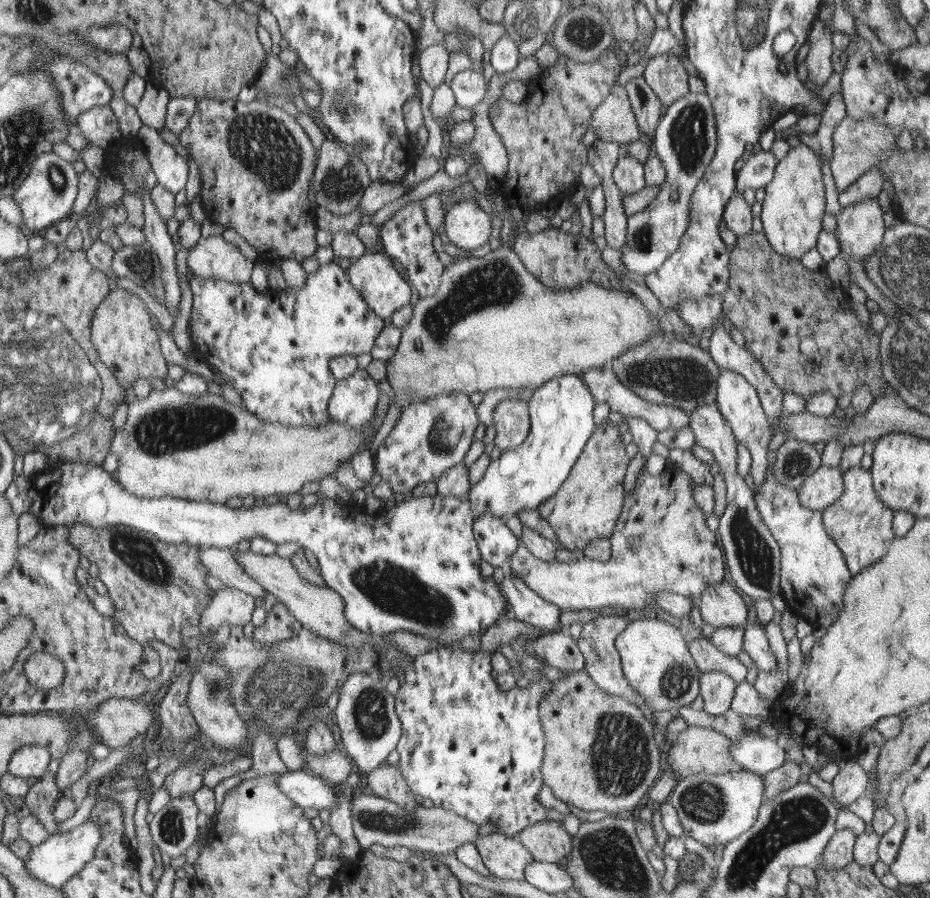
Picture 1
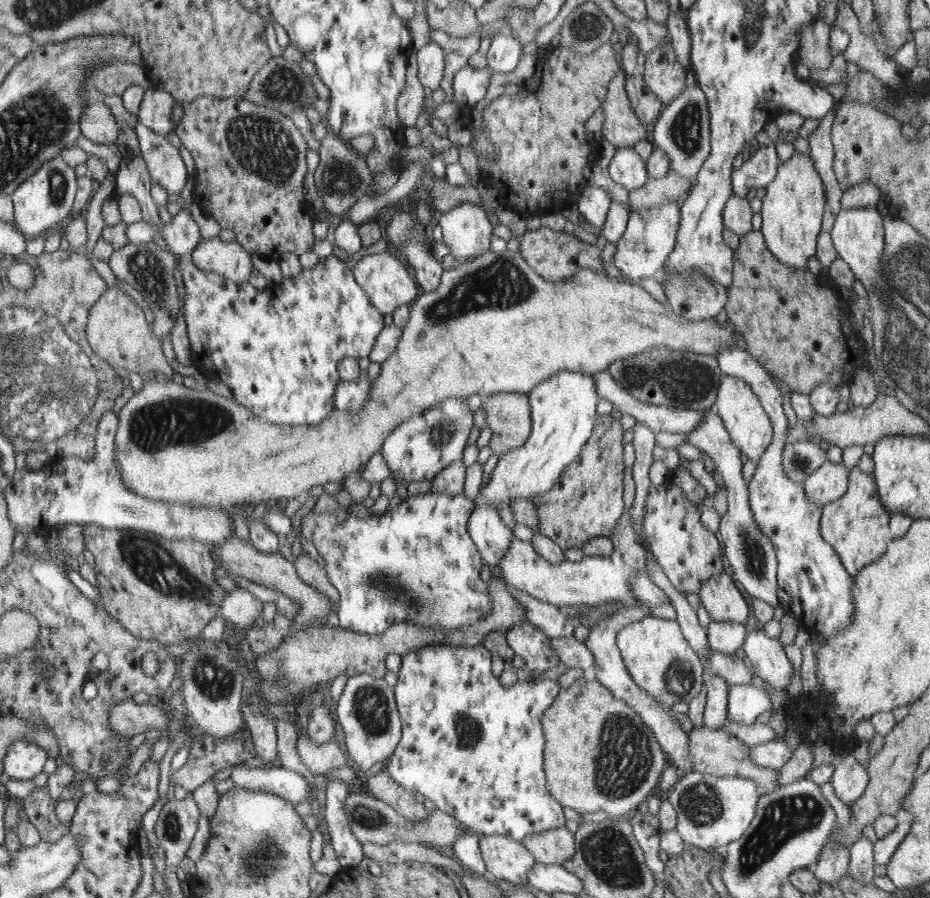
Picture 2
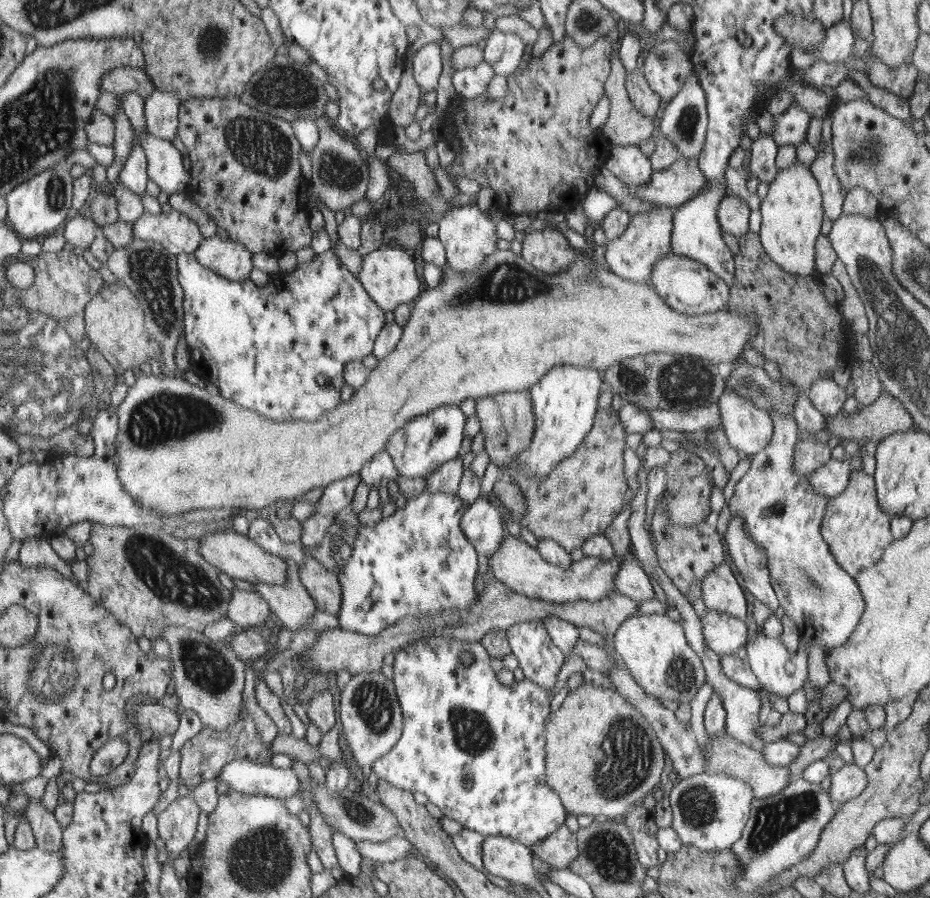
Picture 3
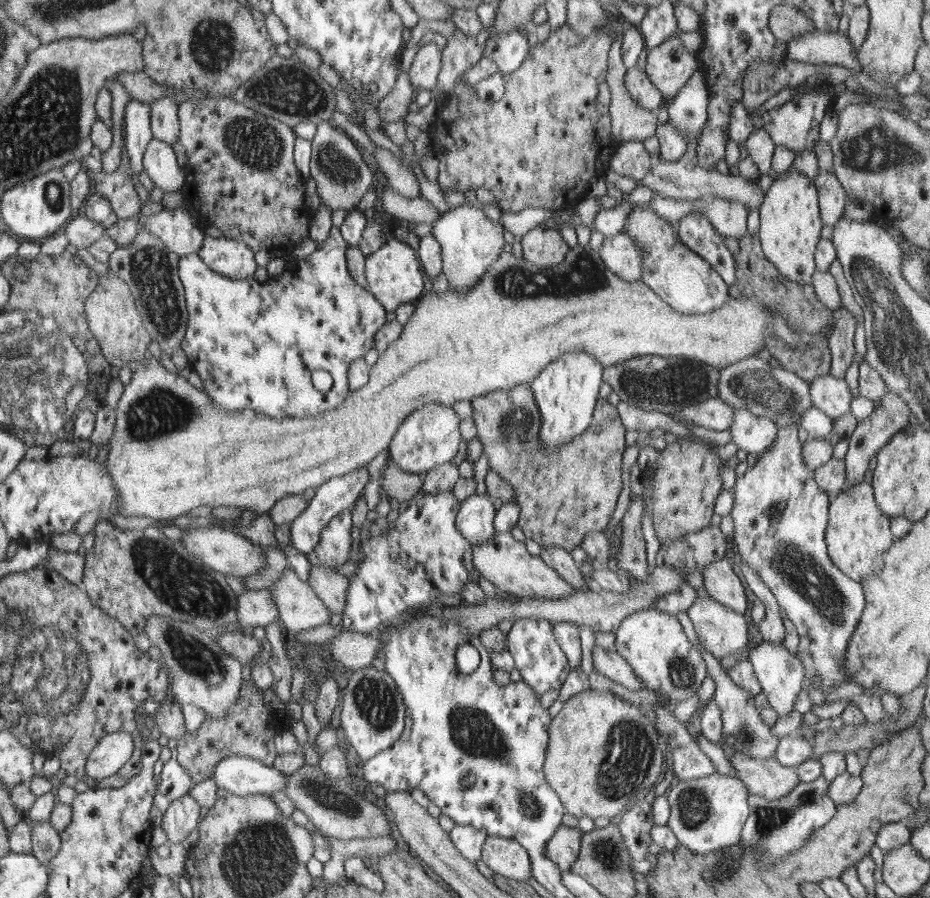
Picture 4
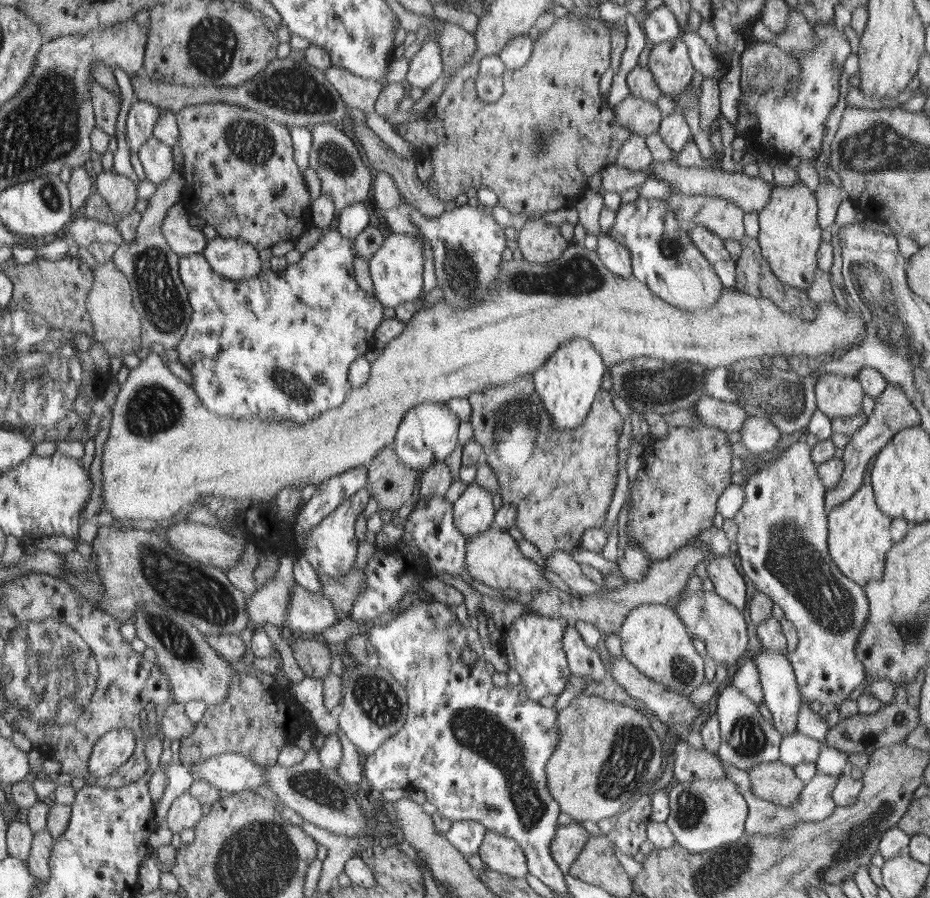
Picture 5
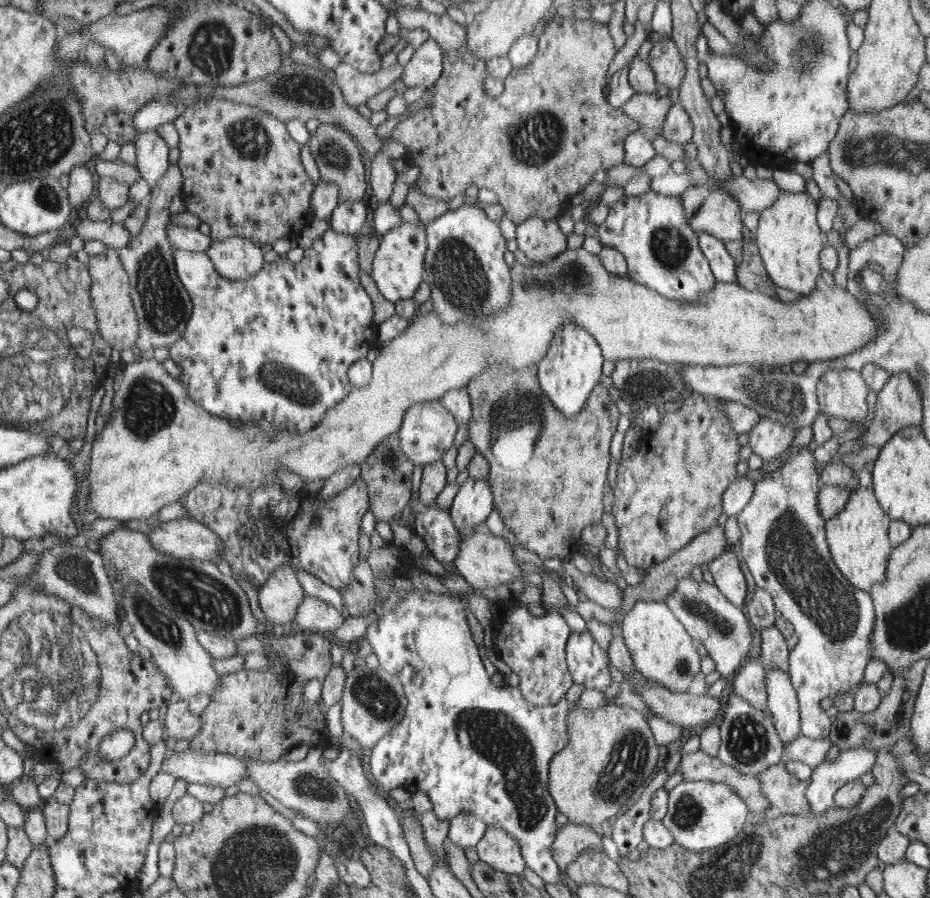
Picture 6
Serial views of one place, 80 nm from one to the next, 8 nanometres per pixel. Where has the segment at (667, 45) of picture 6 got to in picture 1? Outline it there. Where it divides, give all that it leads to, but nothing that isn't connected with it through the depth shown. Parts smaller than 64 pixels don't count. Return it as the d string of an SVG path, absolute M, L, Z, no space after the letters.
M669 52L649 58L642 77L663 108L687 94L687 72Z

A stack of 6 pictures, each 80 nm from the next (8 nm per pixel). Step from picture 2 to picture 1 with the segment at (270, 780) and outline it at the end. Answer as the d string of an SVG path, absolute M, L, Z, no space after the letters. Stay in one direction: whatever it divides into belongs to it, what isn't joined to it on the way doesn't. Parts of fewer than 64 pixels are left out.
M285 771L276 774L276 785L302 809L332 810L336 802L336 792L333 785L308 772Z

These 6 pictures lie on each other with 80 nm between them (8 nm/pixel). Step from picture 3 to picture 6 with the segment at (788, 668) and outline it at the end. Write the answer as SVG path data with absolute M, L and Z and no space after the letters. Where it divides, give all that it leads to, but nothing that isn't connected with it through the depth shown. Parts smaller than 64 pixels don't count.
M767 668L765 671L765 690L766 690L766 708L771 713L769 720L774 726L777 736L781 739L783 747L796 739L800 733L798 717L798 700L795 689L790 681L790 676L779 668Z

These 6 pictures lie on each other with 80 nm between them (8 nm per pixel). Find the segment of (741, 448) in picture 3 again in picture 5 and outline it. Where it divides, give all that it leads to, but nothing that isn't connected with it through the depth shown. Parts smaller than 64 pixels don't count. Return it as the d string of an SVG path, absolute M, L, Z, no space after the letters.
M749 415L739 430L739 441L749 451L749 455L759 455L771 451L777 444L780 434L766 417Z

